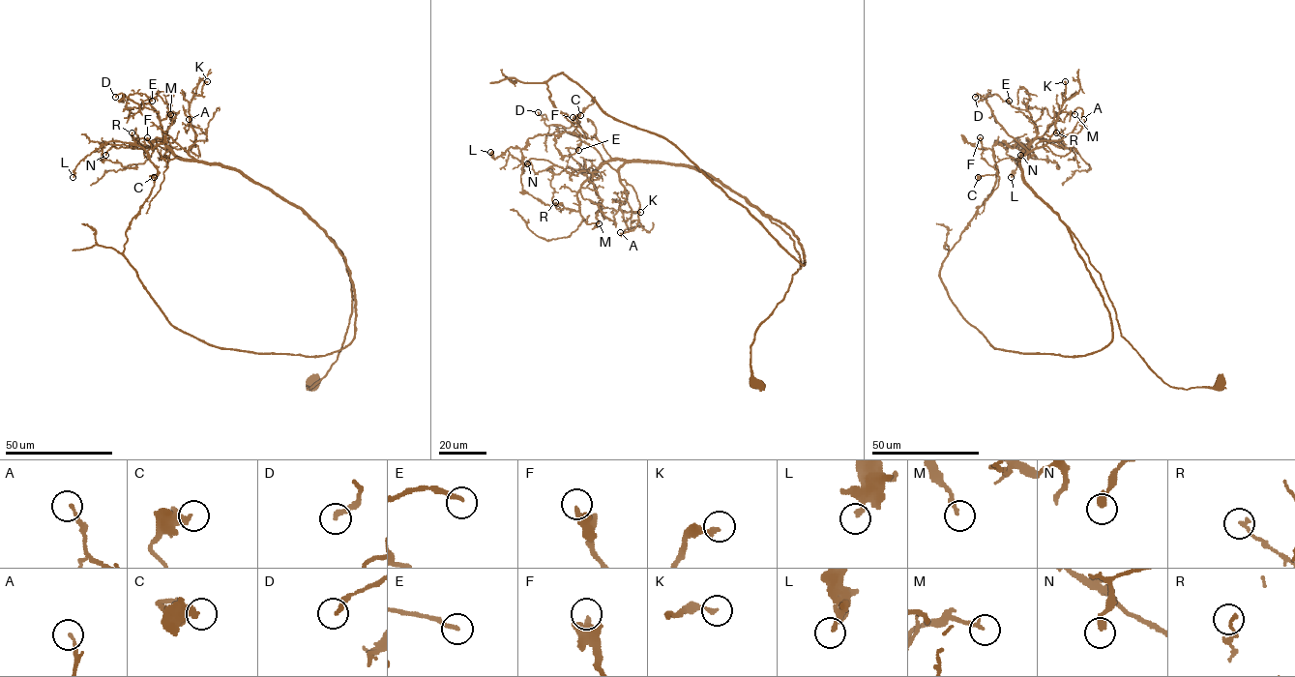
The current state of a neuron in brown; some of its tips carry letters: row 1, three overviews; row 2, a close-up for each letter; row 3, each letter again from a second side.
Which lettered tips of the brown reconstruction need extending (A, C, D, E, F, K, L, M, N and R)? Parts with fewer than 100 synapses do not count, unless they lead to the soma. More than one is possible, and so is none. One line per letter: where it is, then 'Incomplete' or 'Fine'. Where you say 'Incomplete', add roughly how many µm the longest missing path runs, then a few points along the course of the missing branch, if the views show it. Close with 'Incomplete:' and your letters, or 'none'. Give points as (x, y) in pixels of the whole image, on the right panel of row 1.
A: Place: (1083, 119). Fine
C: Place: (978, 177). Fine
D: Place: (975, 97). Fine
E: Place: (1009, 101). Fine
F: Place: (980, 137). Fine
K: Place: (1065, 81). Fine
L: Place: (1011, 177). Fine
M: Place: (1074, 114). Fine
N: Place: (1020, 155). Fine
R: Place: (1056, 132). Fine
Incomplete: none

